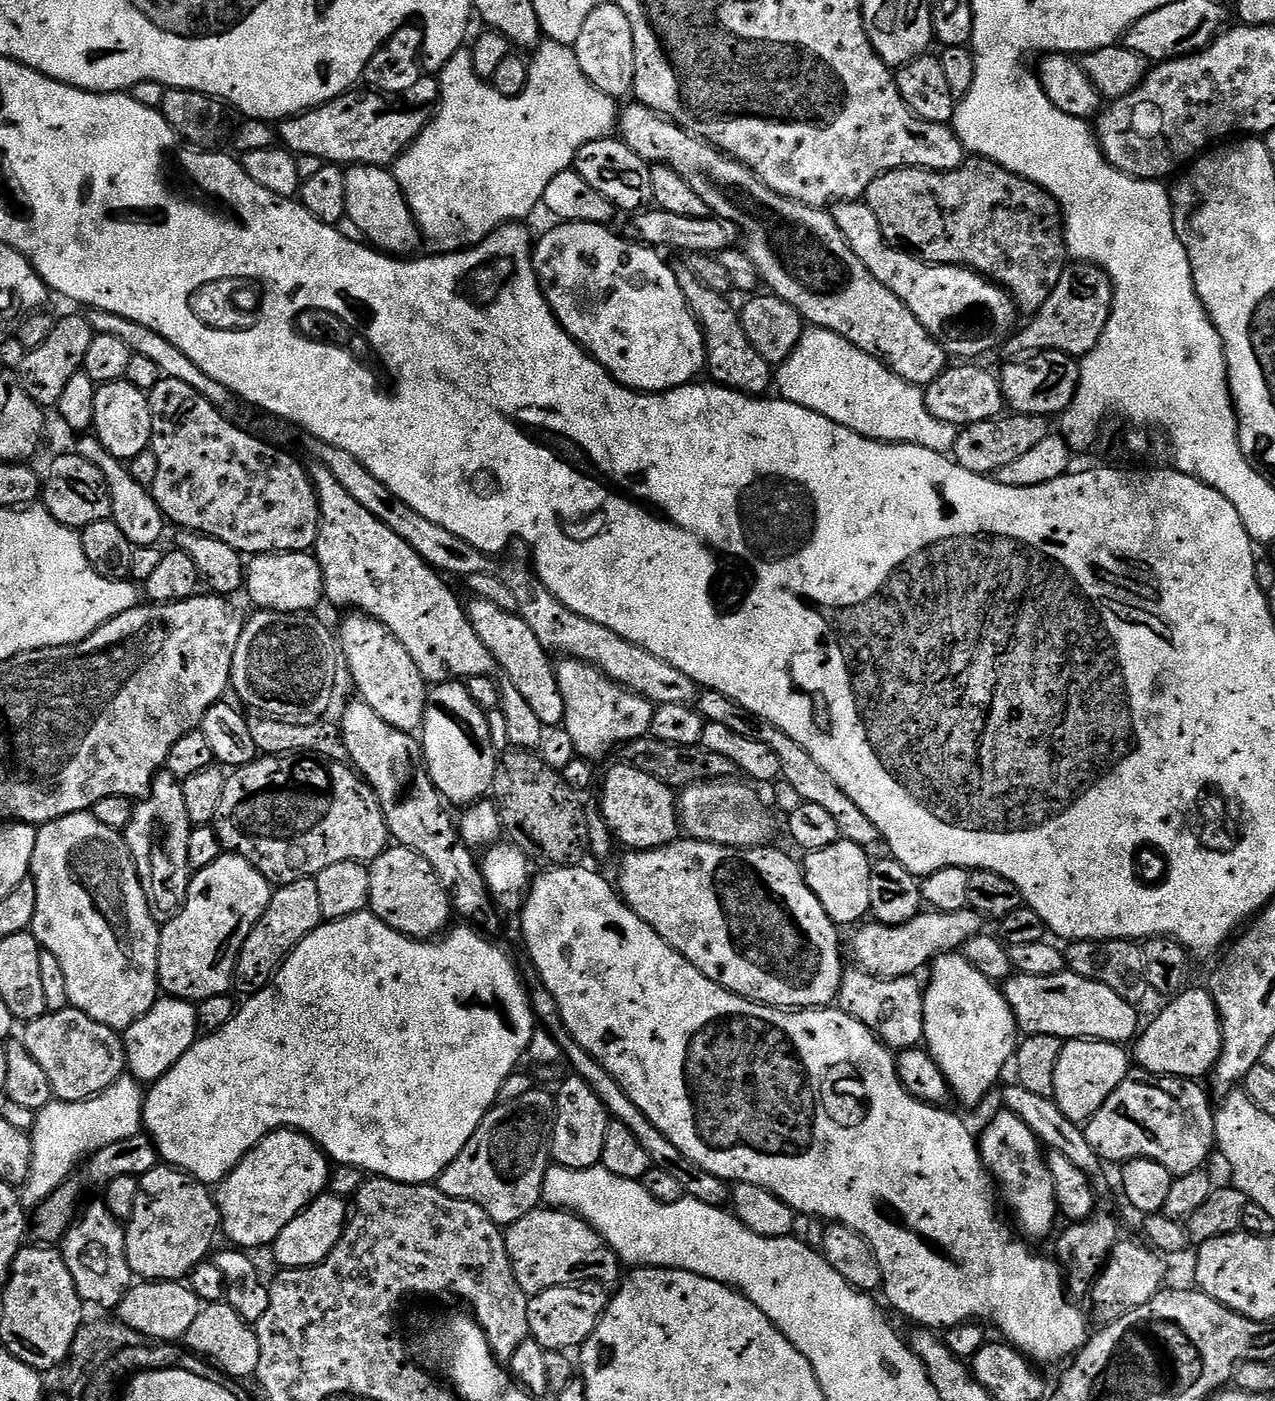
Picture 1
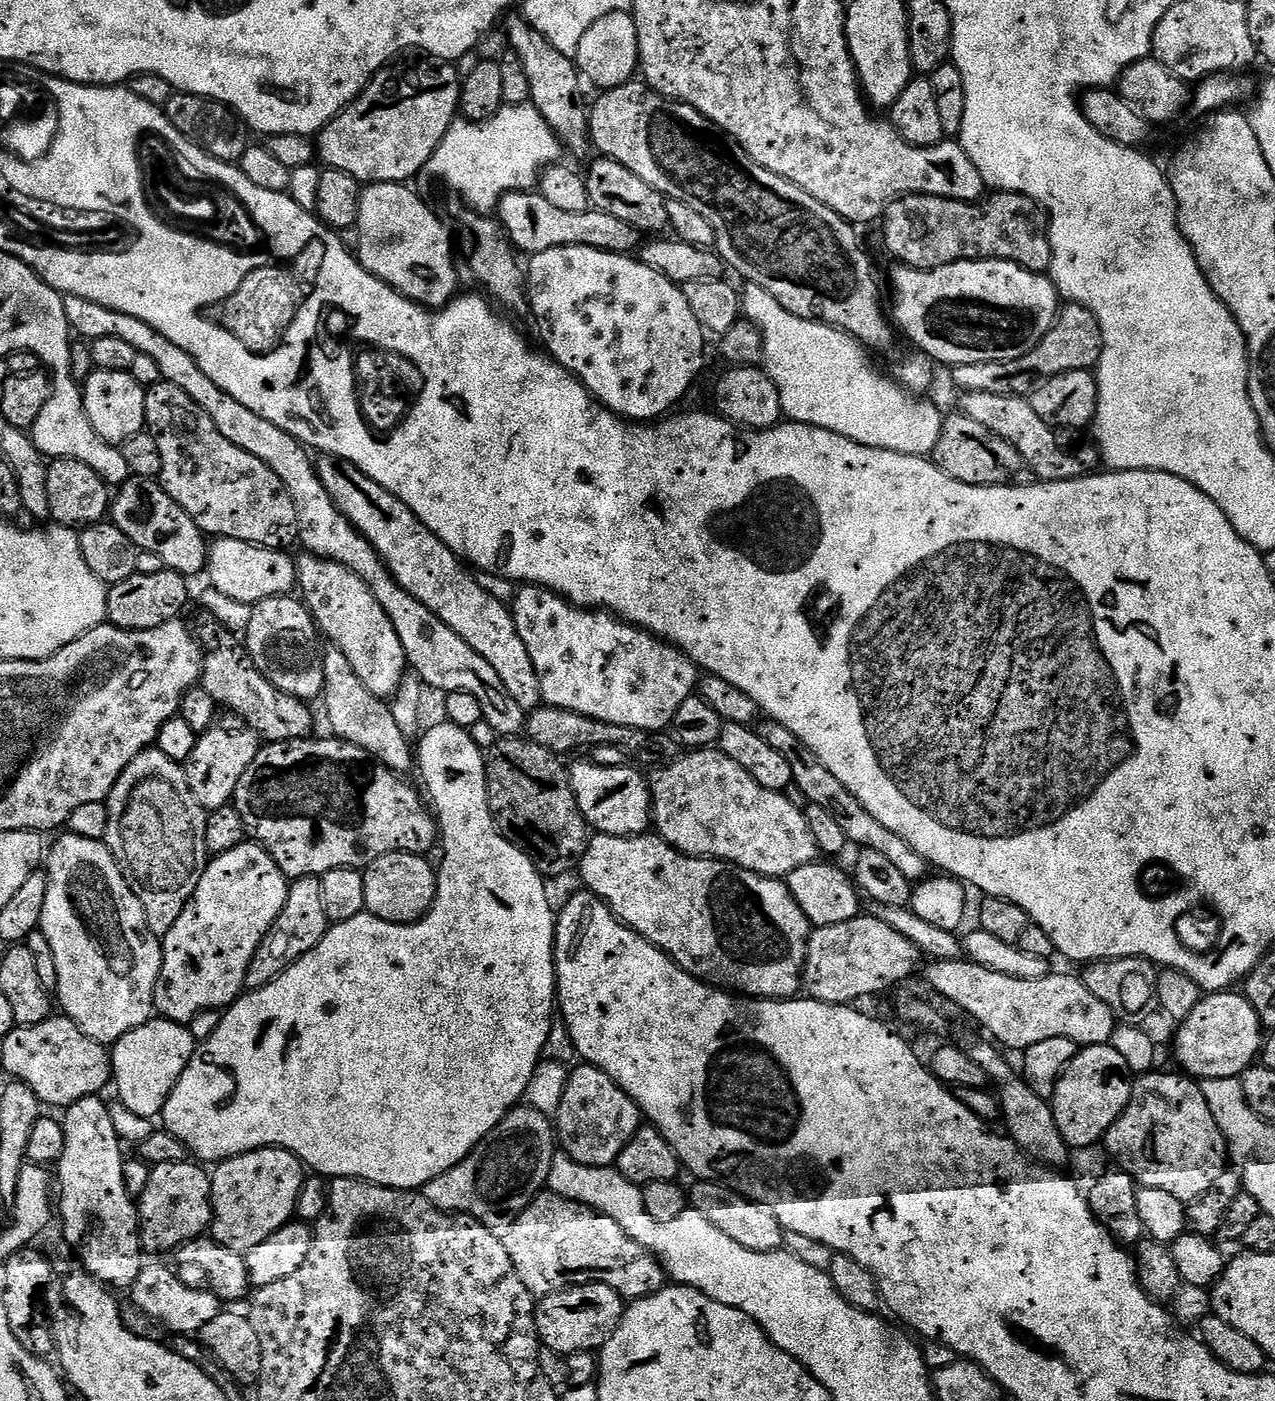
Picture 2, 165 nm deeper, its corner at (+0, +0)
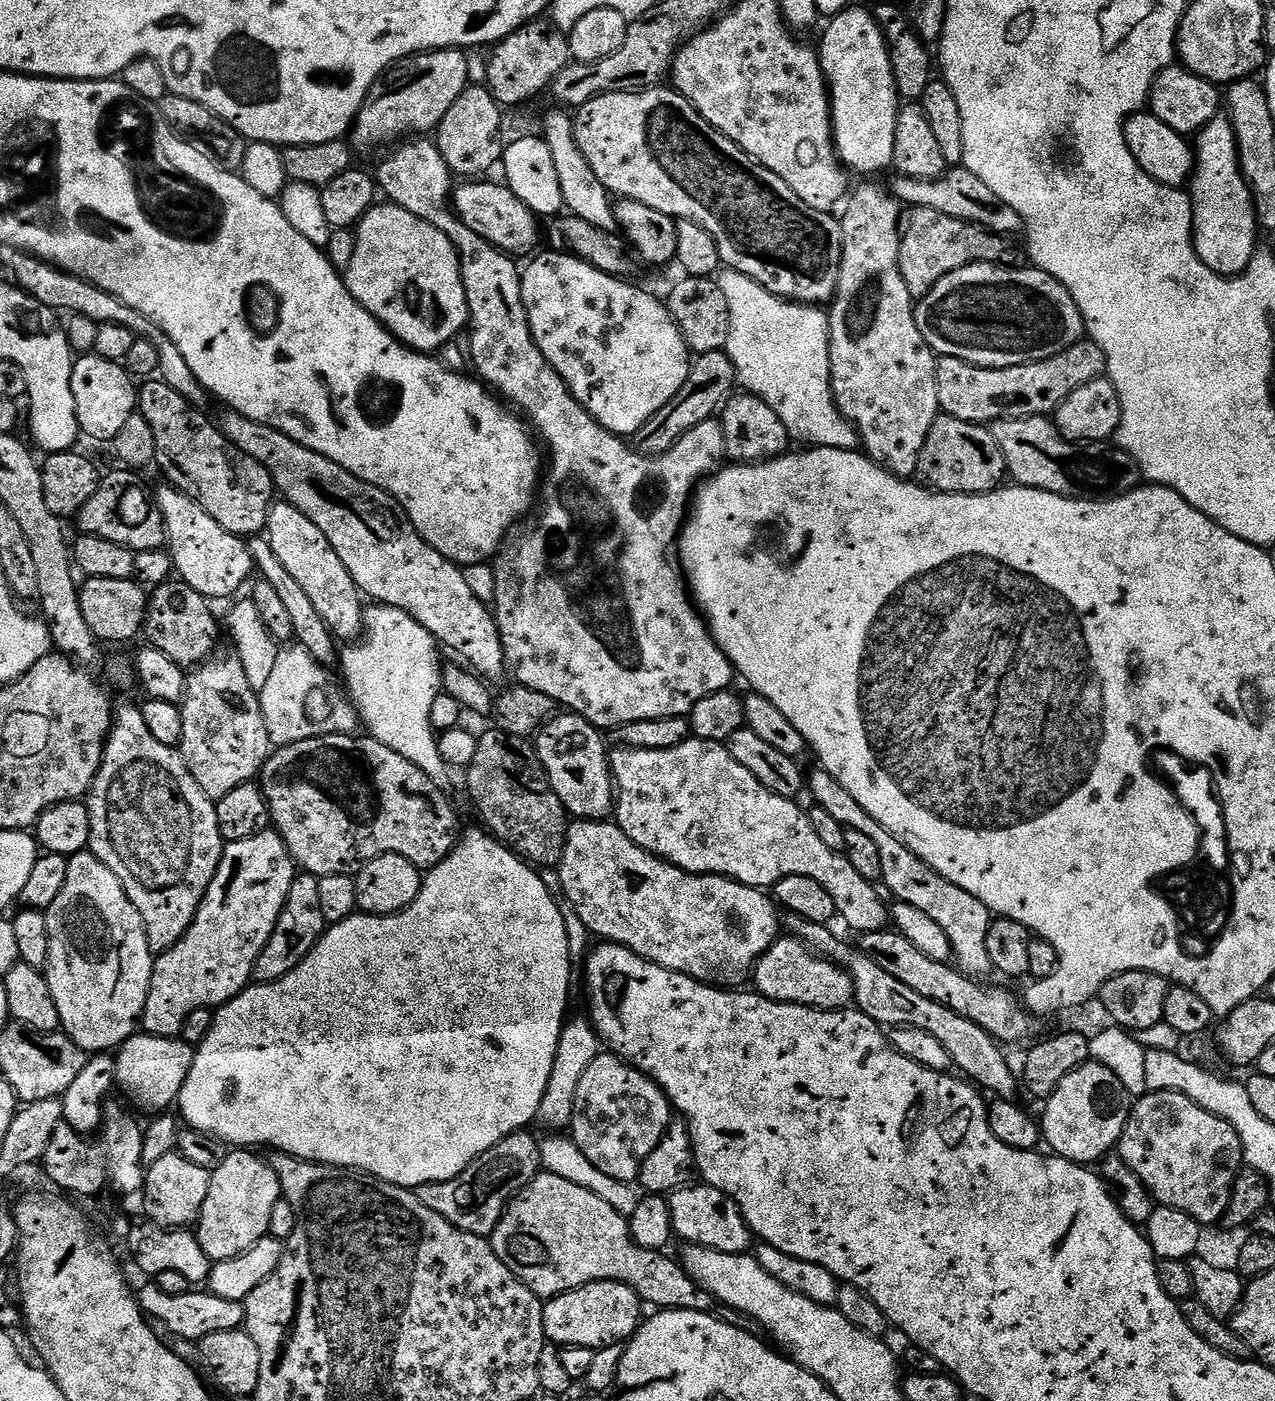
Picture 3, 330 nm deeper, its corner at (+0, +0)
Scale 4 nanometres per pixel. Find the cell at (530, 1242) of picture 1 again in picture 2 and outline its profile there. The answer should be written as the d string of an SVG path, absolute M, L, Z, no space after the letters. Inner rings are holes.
M545 1191L533 1198L502 1239L506 1254L510 1254L510 1262L514 1262L514 1270L518 1270L518 1278L526 1282L526 1290L530 1290L536 1298L561 1292L564 1288L575 1288L577 1284L605 1284L619 1292L625 1301L631 1302L666 1287L666 1273L659 1260L638 1246L638 1242L634 1242L634 1238L630 1238L630 1234L614 1222L614 1218L606 1218L585 1204L556 1196L553 1192Z

